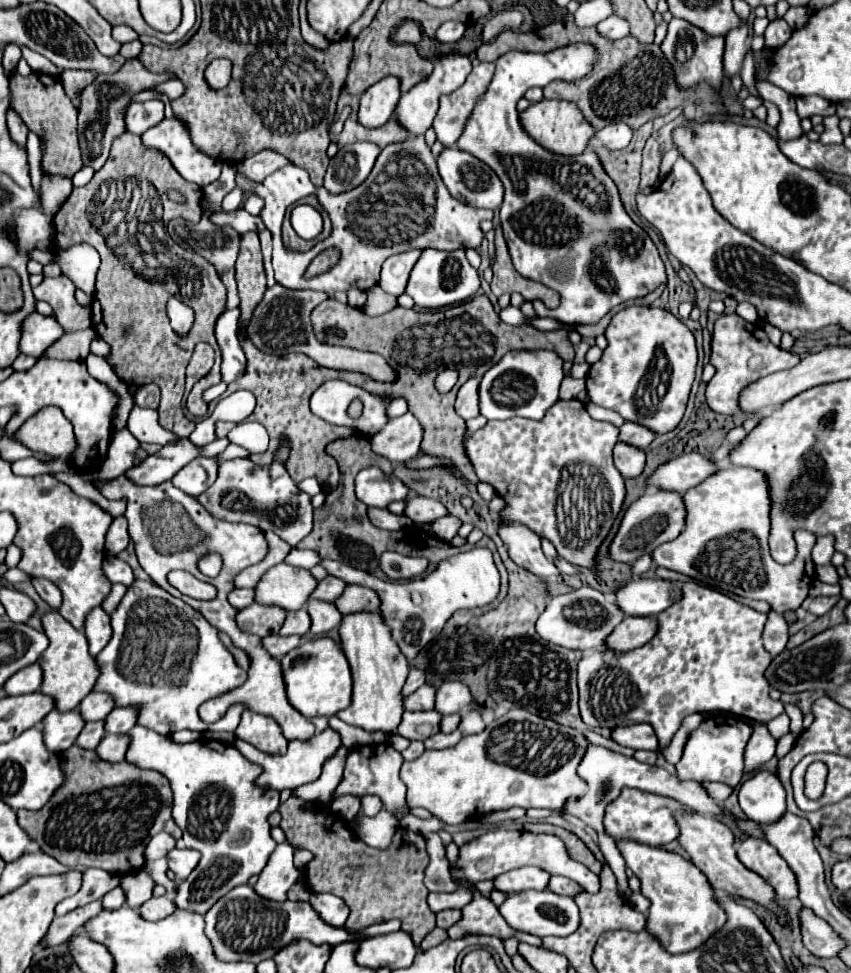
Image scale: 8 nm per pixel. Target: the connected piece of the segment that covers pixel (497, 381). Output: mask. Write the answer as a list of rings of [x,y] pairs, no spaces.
[[[551,350],[505,354],[491,370],[485,372],[481,380],[479,388],[481,414],[487,420],[507,420],[513,416],[541,420],[545,412],[559,400],[561,380],[563,380],[563,360]]]

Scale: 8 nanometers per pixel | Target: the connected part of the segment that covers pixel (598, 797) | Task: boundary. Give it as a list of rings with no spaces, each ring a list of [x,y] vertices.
[[[589,744],[585,754],[583,754],[583,762],[579,764],[579,776],[587,782],[587,792],[583,794],[583,798],[571,798],[571,802],[567,802],[567,806],[563,806],[563,810],[548,810],[548,809],[528,809],[526,817],[532,821],[541,821],[549,816],[575,816],[579,818],[583,824],[591,826],[597,836],[599,836],[599,848],[609,864],[609,868],[613,870],[613,874],[617,876],[617,884],[619,884],[619,892],[621,896],[629,898],[633,892],[627,884],[627,874],[625,874],[625,862],[619,854],[619,850],[615,848],[615,840],[603,830],[603,812],[605,808],[615,800],[619,798],[621,790],[623,788],[639,788],[639,790],[645,790],[645,792],[653,792],[653,794],[661,794],[661,796],[669,796],[669,798],[675,798],[687,806],[691,806],[693,810],[701,812],[701,814],[711,814],[711,816],[717,816],[721,814],[719,806],[713,802],[713,798],[709,798],[709,794],[693,780],[685,782],[685,780],[679,780],[677,776],[669,774],[665,768],[659,768],[659,766],[649,766],[649,764],[643,764],[643,762],[637,762],[635,758],[627,758],[623,754],[617,754],[617,752],[611,752],[603,746],[595,746],[595,744]]]

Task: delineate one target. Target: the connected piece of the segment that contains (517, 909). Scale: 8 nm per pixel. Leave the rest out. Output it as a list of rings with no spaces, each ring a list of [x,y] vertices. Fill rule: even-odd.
[[[529,890],[521,894],[507,894],[507,900],[499,906],[501,916],[507,920],[507,924],[515,930],[535,934],[539,938],[545,936],[567,936],[573,934],[579,928],[579,908],[573,898],[559,896],[551,890]]]

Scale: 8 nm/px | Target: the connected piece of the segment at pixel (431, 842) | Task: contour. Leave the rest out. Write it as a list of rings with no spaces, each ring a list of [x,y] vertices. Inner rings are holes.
[[[431,832],[425,836],[427,840],[427,854],[429,854],[429,866],[425,868],[425,886],[431,892],[453,892],[457,884],[451,880],[449,872],[449,860],[445,856],[445,846],[439,838],[439,834]]]

